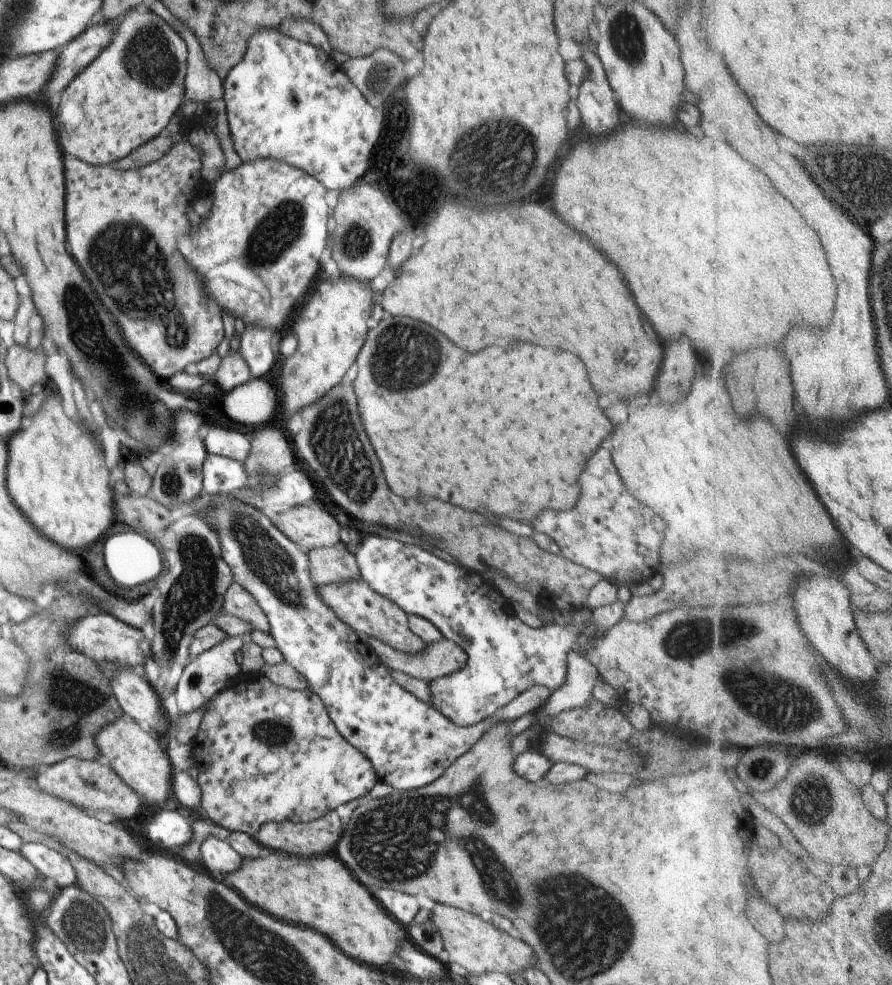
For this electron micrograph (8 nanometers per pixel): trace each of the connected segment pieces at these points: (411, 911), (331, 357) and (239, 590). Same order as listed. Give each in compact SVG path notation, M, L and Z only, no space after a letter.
M378 888L372 892L372 896L378 898L386 913L394 916L400 925L407 925L412 922L420 907L416 897L389 888Z
M319 275L317 282L318 288L294 322L298 348L294 356L284 360L282 368L282 410L288 419L295 410L304 410L310 404L316 404L330 388L342 382L368 332L368 318L373 306L372 292L367 286L370 281L362 283L340 275L338 282L332 282Z
M236 581L232 583L232 586L226 590L224 594L224 608L223 612L242 618L244 622L248 622L255 630L270 630L270 624L268 624L268 618L266 614L262 612L262 608L258 606L256 598L244 590L243 586L240 586Z

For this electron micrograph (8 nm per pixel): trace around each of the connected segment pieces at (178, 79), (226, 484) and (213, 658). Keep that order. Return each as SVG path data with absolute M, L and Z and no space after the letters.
M128 12L114 28L112 42L100 51L96 60L84 68L64 90L60 102L54 112L54 128L62 150L78 156L88 164L114 164L117 160L126 158L128 152L140 148L166 132L165 128L172 116L183 104L185 94L185 77L187 76L188 52L184 40L175 29L165 22L155 12Z
M206 455L202 478L206 494L236 493L246 489L248 484L248 474L241 462L218 455Z
M251 634L244 636L235 636L226 638L222 644L212 646L210 650L202 652L195 659L184 667L176 690L176 706L178 707L178 716L184 716L200 708L212 696L218 694L221 690L232 686L244 674L240 664L236 661L236 649L240 649L246 643L254 643Z

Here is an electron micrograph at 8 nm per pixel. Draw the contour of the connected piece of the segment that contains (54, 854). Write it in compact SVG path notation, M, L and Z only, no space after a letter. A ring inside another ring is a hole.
M24 843L16 852L36 866L44 877L52 879L59 890L76 882L76 872L72 868L72 863L58 850L48 848L42 843Z

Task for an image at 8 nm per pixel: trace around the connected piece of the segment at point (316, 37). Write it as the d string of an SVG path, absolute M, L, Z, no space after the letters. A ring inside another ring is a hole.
M289 19L283 21L278 30L286 37L298 40L299 42L315 45L332 57L332 46L330 45L327 35L318 24L312 23L307 19Z

